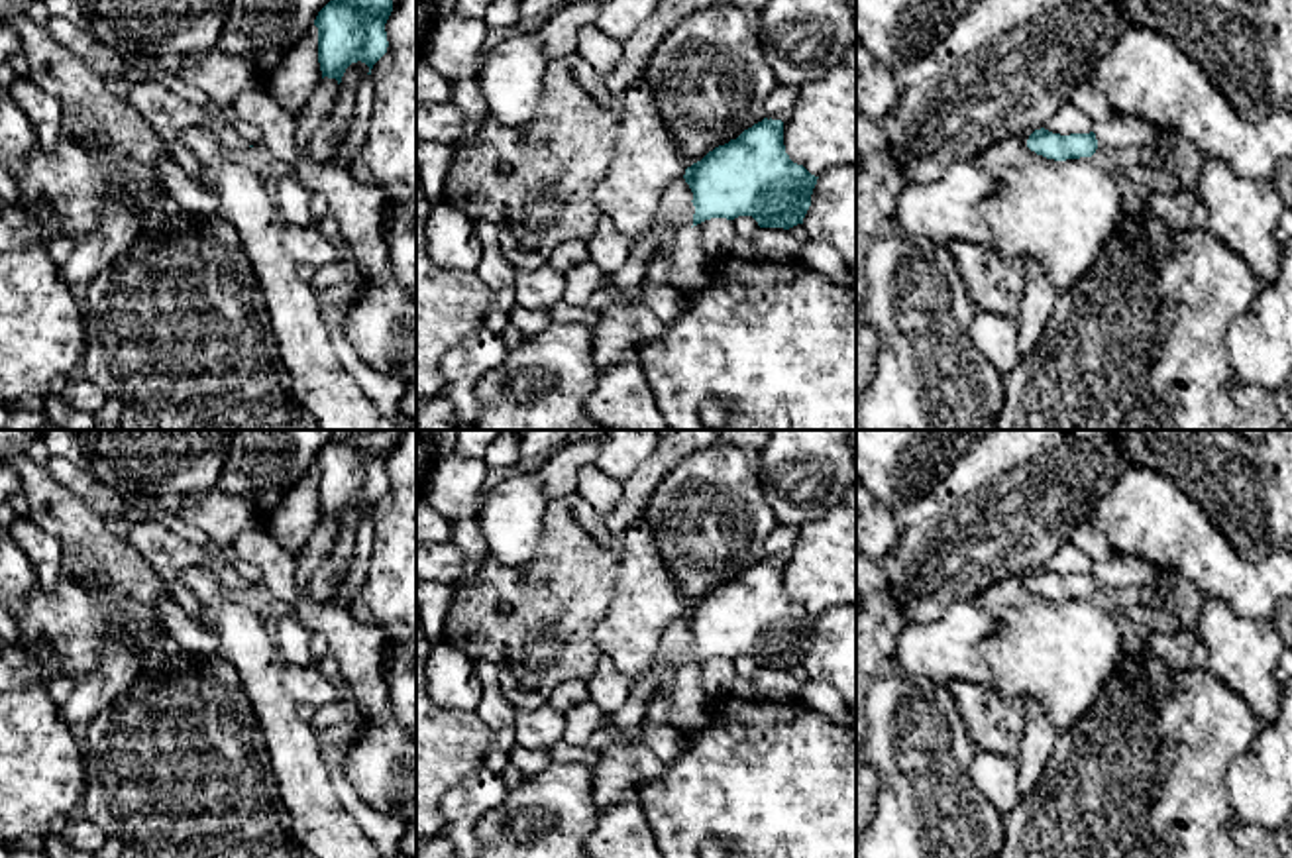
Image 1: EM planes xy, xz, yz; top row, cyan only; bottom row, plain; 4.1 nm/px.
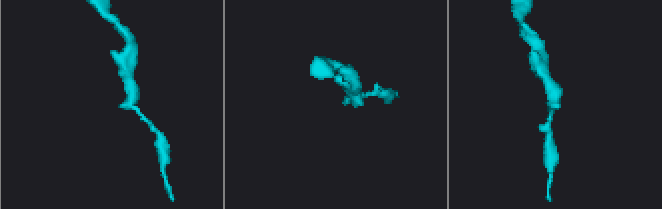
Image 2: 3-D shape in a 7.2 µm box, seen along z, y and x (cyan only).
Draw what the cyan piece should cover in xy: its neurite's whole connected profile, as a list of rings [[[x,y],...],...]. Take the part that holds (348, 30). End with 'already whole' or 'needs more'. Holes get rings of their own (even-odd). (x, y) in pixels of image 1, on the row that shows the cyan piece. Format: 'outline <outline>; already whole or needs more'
outline [[[330,0],[316,16],[318,63],[322,79],[338,84],[351,63],[371,69],[387,53],[385,24],[393,12],[393,0]]]; already whole

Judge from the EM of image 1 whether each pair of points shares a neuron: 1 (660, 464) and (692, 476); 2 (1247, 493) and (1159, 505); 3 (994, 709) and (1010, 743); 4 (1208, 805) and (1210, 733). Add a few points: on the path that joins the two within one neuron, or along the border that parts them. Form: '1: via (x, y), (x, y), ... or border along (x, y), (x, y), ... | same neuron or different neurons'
1: border along (699, 450), (686, 456), (660, 482), (646, 507) | different neurons
2: border along (1157, 472), (1173, 480), (1224, 535) | different neurons
3: via (994, 717), (1004, 735) | same neuron
4: via (1208, 788), (1208, 750) | same neuron

